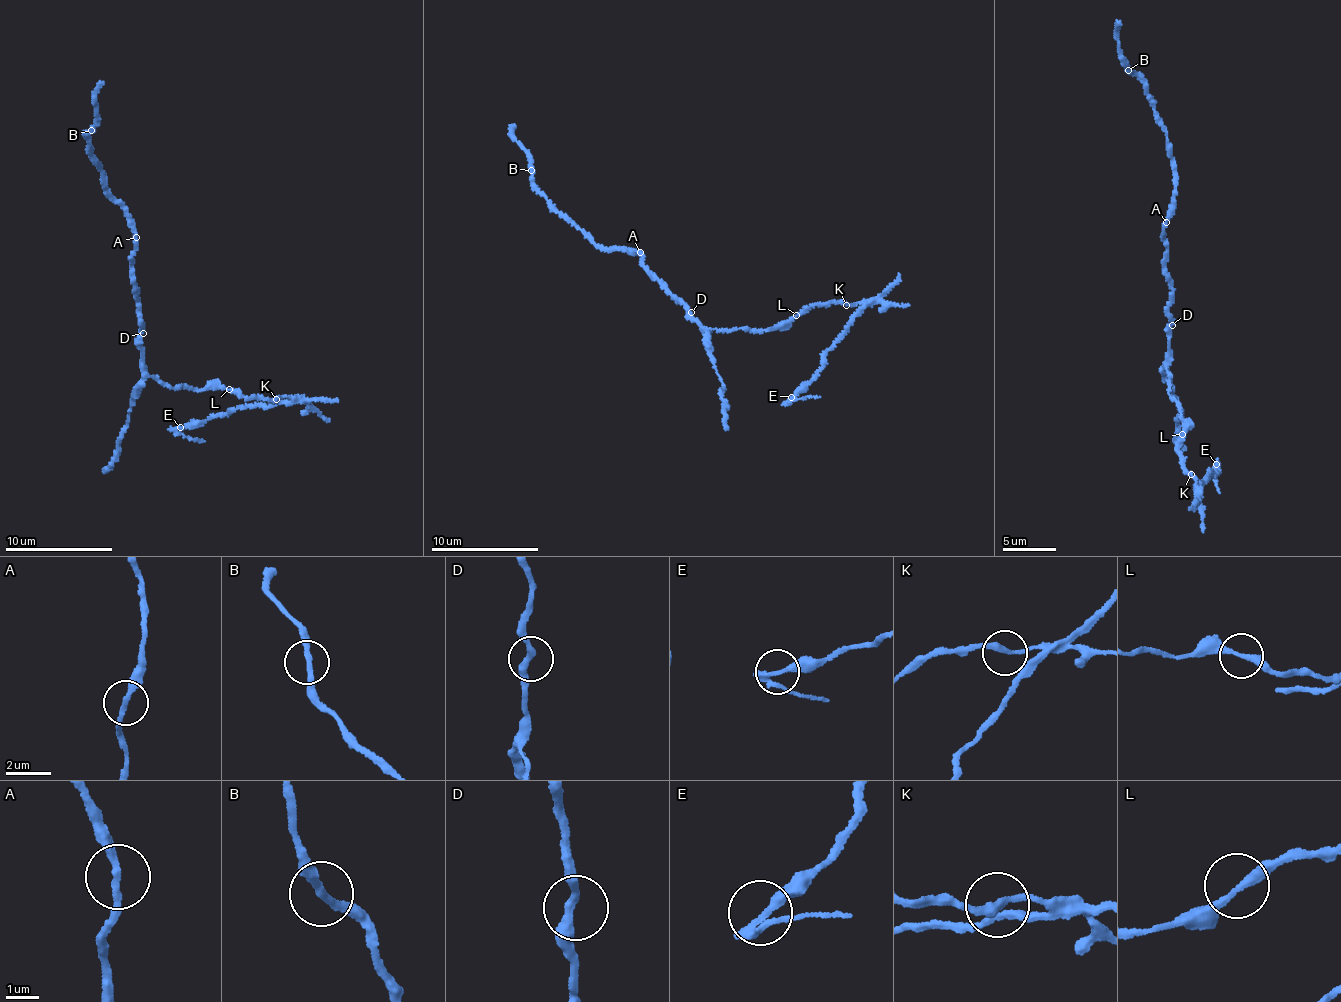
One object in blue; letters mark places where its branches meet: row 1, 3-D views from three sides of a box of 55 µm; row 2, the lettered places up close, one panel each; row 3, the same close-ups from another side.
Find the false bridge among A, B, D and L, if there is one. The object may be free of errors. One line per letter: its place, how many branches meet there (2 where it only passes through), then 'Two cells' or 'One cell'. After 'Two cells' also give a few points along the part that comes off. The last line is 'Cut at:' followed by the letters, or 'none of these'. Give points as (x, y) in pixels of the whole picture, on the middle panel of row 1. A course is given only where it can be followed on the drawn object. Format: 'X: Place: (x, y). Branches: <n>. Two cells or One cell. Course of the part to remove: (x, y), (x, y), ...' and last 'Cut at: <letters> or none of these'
A: Place: (640, 252). Branches: 2. One cell
B: Place: (531, 170). Branches: 2. One cell
D: Place: (691, 312). Branches: 2. One cell
L: Place: (796, 315). Branches: 2. Two cells. Course of the part to remove: (796, 316), (816, 305), (863, 302), (826, 351), (818, 372), (799, 387), (793, 399), (820, 397)
Cut at: L

